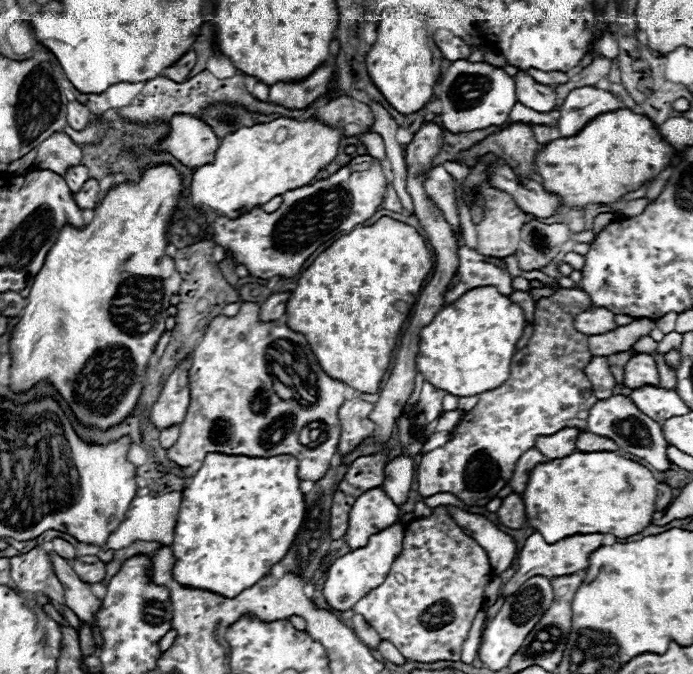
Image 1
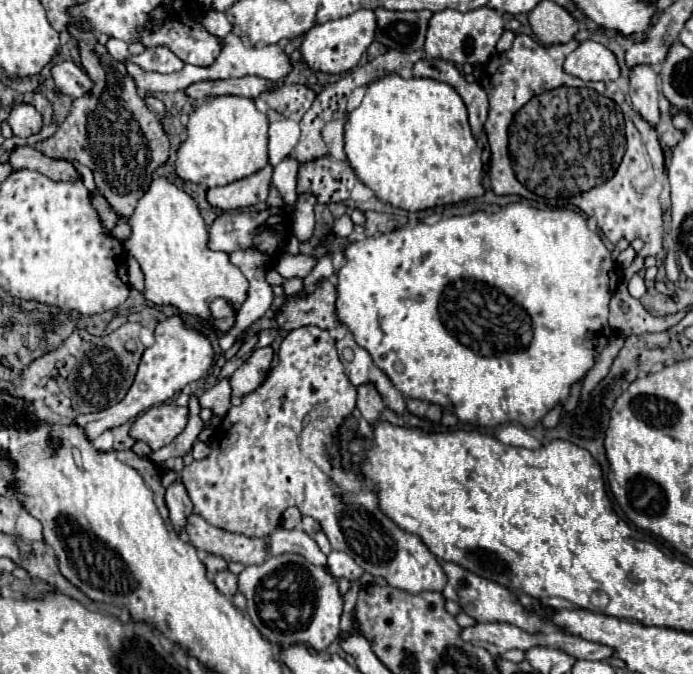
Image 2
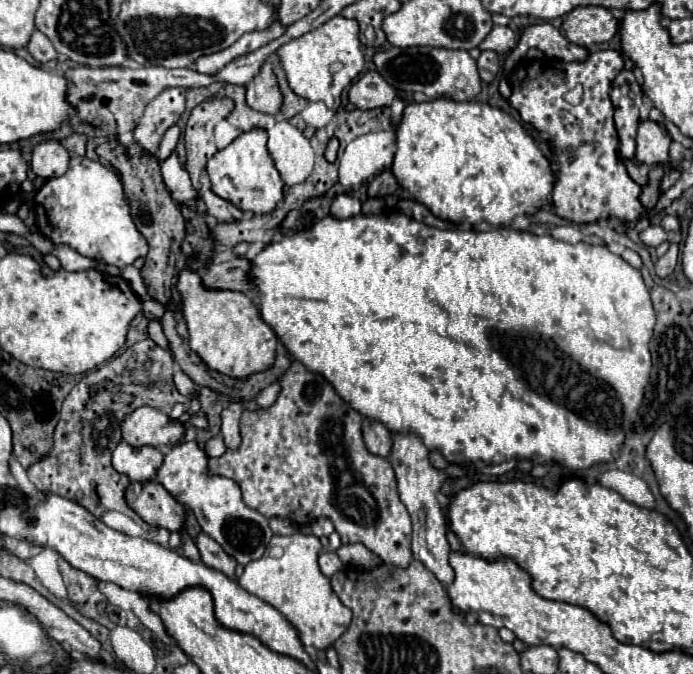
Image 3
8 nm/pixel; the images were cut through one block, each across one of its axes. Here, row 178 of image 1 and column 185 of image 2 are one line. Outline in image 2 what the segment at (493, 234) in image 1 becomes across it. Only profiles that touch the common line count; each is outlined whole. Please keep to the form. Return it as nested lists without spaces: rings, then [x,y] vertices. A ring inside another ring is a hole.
[[[302,326],[302,328],[296,328],[292,330],[284,340],[282,340],[282,346],[280,346],[280,352],[278,352],[278,358],[280,362],[268,372],[266,380],[250,394],[242,396],[242,404],[240,406],[234,406],[230,408],[230,412],[222,418],[222,422],[218,424],[218,428],[214,430],[214,438],[210,440],[210,454],[202,460],[194,460],[192,464],[184,466],[182,470],[182,484],[186,486],[188,490],[188,496],[194,504],[194,514],[202,516],[206,522],[210,522],[212,526],[216,528],[222,528],[222,530],[228,530],[228,532],[238,532],[238,534],[244,534],[244,536],[258,536],[258,538],[264,538],[268,534],[272,534],[276,528],[278,528],[278,520],[282,516],[282,512],[290,506],[296,506],[300,508],[300,512],[304,516],[312,516],[314,520],[318,520],[322,524],[322,530],[326,532],[330,544],[332,544],[332,550],[340,550],[340,552],[346,552],[348,556],[354,558],[354,562],[364,570],[364,572],[370,572],[372,576],[382,576],[388,580],[390,586],[396,586],[400,590],[406,590],[410,594],[418,594],[418,592],[442,592],[448,578],[438,562],[438,558],[434,554],[430,554],[430,550],[422,544],[422,540],[414,534],[408,534],[404,530],[400,530],[396,524],[392,524],[392,520],[378,508],[376,504],[376,492],[372,488],[366,486],[366,482],[362,478],[358,478],[354,472],[350,470],[344,470],[342,464],[340,464],[340,454],[338,454],[338,440],[336,440],[336,430],[338,426],[342,424],[342,420],[356,408],[356,388],[350,384],[348,386],[348,378],[346,378],[346,372],[344,372],[344,366],[338,358],[338,352],[336,352],[336,346],[334,346],[334,340],[332,336],[328,334],[328,330],[322,330],[318,326]]]

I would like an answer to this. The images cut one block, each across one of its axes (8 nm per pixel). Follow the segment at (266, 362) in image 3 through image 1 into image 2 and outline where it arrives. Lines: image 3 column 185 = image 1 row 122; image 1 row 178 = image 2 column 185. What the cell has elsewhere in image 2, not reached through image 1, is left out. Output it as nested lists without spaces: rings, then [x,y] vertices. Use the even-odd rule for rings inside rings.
[[[168,178],[152,180],[128,218],[128,226],[132,232],[122,246],[126,254],[138,260],[146,276],[146,300],[152,304],[172,304],[180,312],[204,320],[210,316],[208,304],[218,296],[228,298],[236,308],[242,306],[248,292],[248,280],[240,268],[228,262],[228,254],[208,250],[208,230],[196,200],[176,188]]]

